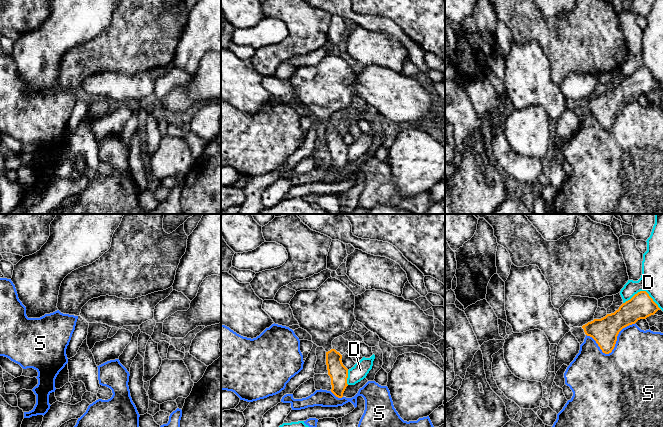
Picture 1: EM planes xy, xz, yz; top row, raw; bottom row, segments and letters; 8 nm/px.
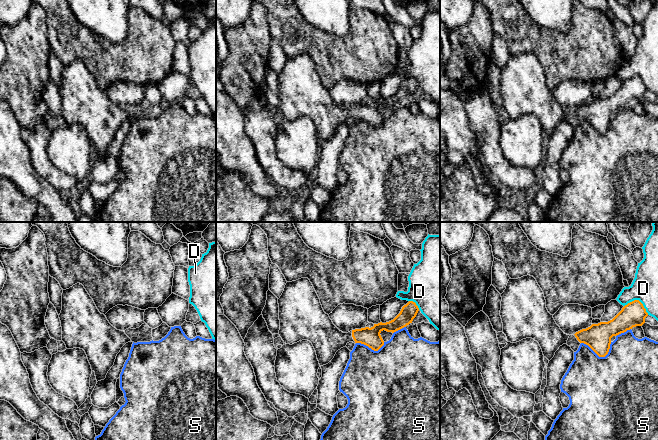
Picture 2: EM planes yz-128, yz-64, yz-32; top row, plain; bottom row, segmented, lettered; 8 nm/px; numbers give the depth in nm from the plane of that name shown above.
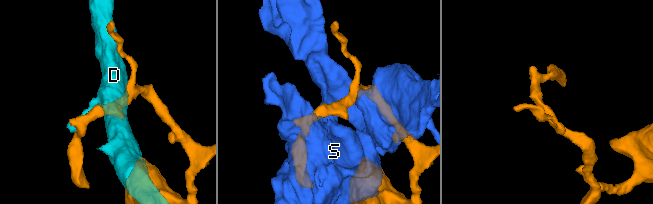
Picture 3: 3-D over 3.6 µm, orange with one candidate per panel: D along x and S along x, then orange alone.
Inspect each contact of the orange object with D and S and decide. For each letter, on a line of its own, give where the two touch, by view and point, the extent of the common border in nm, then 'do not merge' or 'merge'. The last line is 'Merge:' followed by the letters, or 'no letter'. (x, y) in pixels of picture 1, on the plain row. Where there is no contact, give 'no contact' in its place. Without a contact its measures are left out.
D: yz (643, 67) | 320 nm | do not merge
S: yz (613, 124) | 420 nm | do not merge
Merge: no letter

